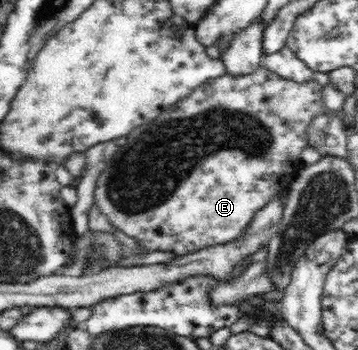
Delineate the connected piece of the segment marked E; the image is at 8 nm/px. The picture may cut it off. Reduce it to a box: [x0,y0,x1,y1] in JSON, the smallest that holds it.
[93,66,333,256]

